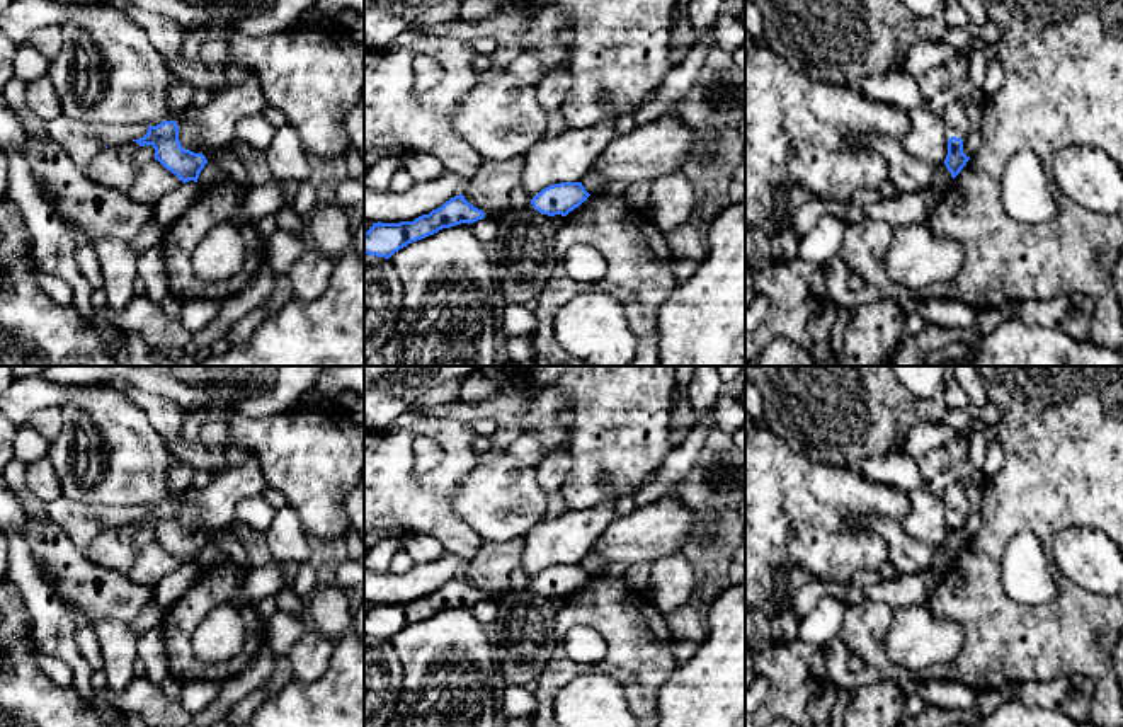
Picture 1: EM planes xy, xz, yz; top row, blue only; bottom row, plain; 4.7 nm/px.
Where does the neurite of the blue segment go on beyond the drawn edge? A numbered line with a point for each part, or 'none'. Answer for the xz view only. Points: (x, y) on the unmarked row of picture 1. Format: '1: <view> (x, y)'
none

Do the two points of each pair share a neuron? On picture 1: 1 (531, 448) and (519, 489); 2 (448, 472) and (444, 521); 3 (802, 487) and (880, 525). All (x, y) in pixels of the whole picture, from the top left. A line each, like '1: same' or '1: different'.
1: different
2: same
3: different

